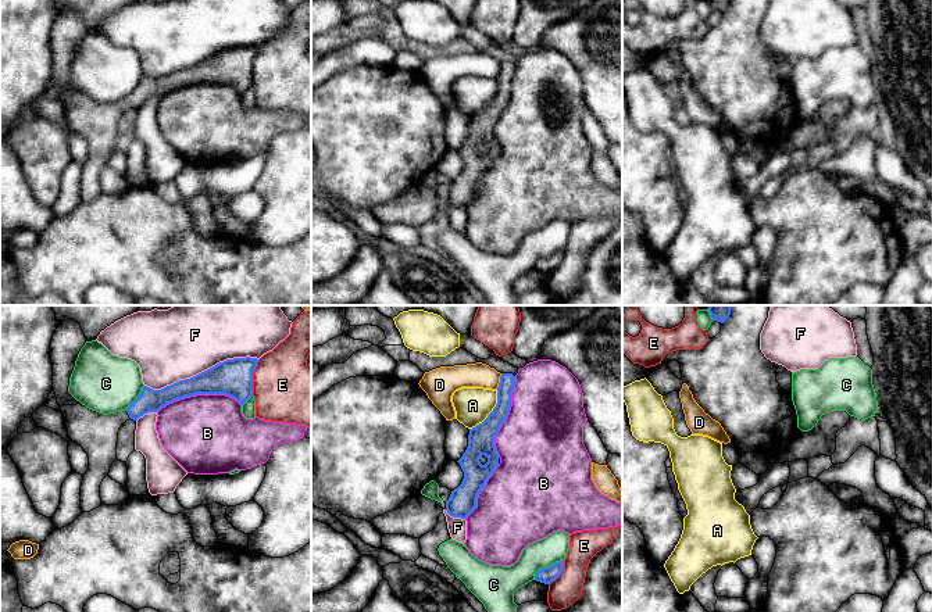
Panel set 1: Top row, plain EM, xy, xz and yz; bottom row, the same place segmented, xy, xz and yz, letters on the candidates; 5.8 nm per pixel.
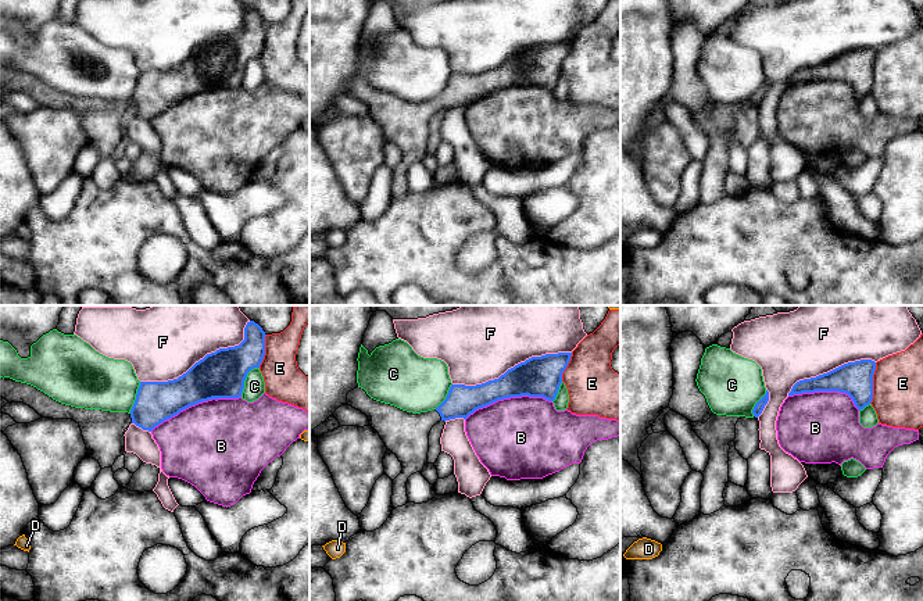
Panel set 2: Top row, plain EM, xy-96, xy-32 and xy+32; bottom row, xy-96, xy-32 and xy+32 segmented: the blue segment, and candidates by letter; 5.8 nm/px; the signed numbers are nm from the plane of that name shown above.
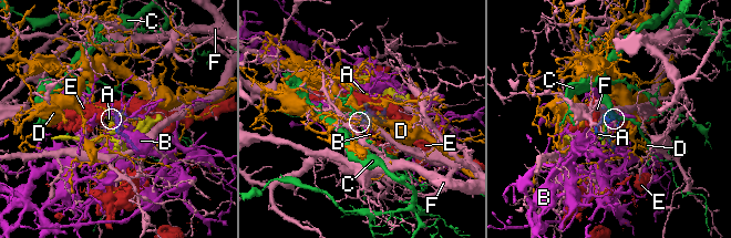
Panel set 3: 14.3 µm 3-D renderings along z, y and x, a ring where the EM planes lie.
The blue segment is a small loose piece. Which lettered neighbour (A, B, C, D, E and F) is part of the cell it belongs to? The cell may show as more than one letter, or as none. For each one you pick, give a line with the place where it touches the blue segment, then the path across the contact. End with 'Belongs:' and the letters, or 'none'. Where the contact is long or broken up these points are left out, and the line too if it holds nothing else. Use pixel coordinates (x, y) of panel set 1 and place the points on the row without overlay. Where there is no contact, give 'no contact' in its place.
Belongs: none

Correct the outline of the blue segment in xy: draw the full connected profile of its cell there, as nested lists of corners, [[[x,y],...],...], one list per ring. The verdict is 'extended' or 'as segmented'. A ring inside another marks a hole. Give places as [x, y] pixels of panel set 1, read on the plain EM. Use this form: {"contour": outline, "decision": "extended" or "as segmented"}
{"contour": [[[250,46],[226,49],[161,79],[143,75],[125,100],[108,104],[82,93],[60,96],[51,79],[44,94],[63,103],[68,126],[89,146],[89,157],[81,175],[82,201],[90,201],[103,193],[100,173],[117,148],[118,121],[126,110],[138,110],[144,103],[158,101],[169,92],[197,83],[225,83],[243,94],[253,85],[253,61],[257,51],[257,47]]], "decision": "extended"}

